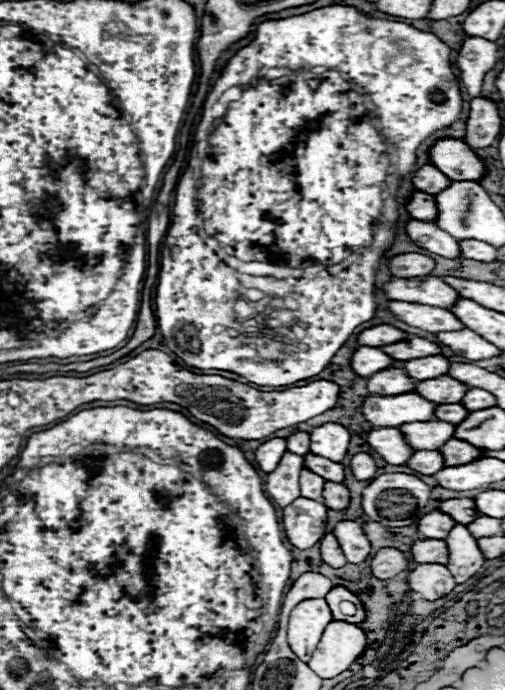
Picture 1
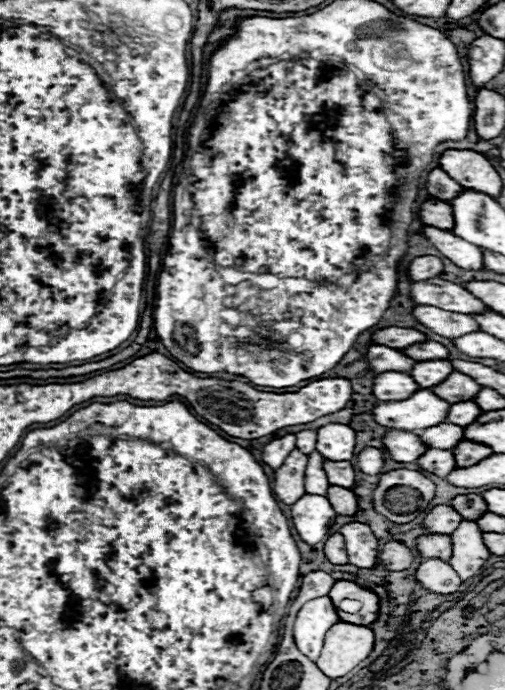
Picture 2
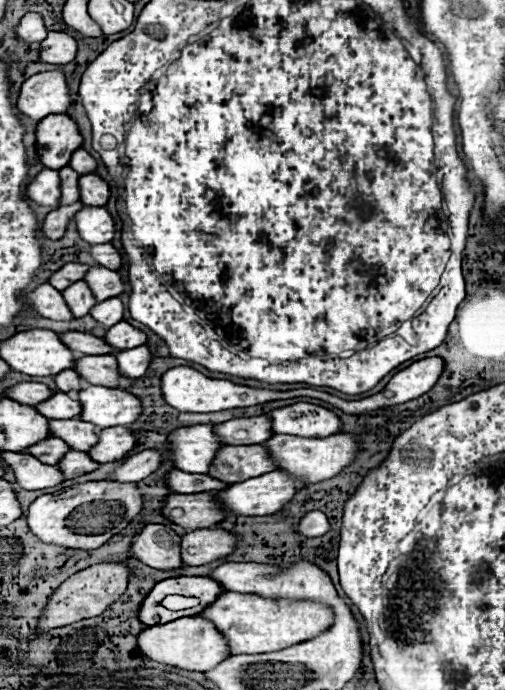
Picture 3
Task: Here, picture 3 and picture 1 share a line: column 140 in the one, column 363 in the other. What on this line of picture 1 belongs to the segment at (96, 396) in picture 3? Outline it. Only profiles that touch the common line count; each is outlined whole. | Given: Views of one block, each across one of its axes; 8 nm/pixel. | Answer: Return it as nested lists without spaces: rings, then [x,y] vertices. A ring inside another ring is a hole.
[[[414,392],[400,396],[370,396],[364,400],[362,412],[374,426],[396,428],[408,422],[434,420],[434,402],[418,398],[418,394]]]

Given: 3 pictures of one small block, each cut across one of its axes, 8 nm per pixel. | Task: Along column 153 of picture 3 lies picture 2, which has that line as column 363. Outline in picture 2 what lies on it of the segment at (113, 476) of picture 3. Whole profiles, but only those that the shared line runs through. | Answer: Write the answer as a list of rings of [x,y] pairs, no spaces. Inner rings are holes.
[[[364,448],[356,456],[356,466],[364,474],[380,474],[380,470],[384,466],[384,456],[382,456],[382,452],[378,448]]]

